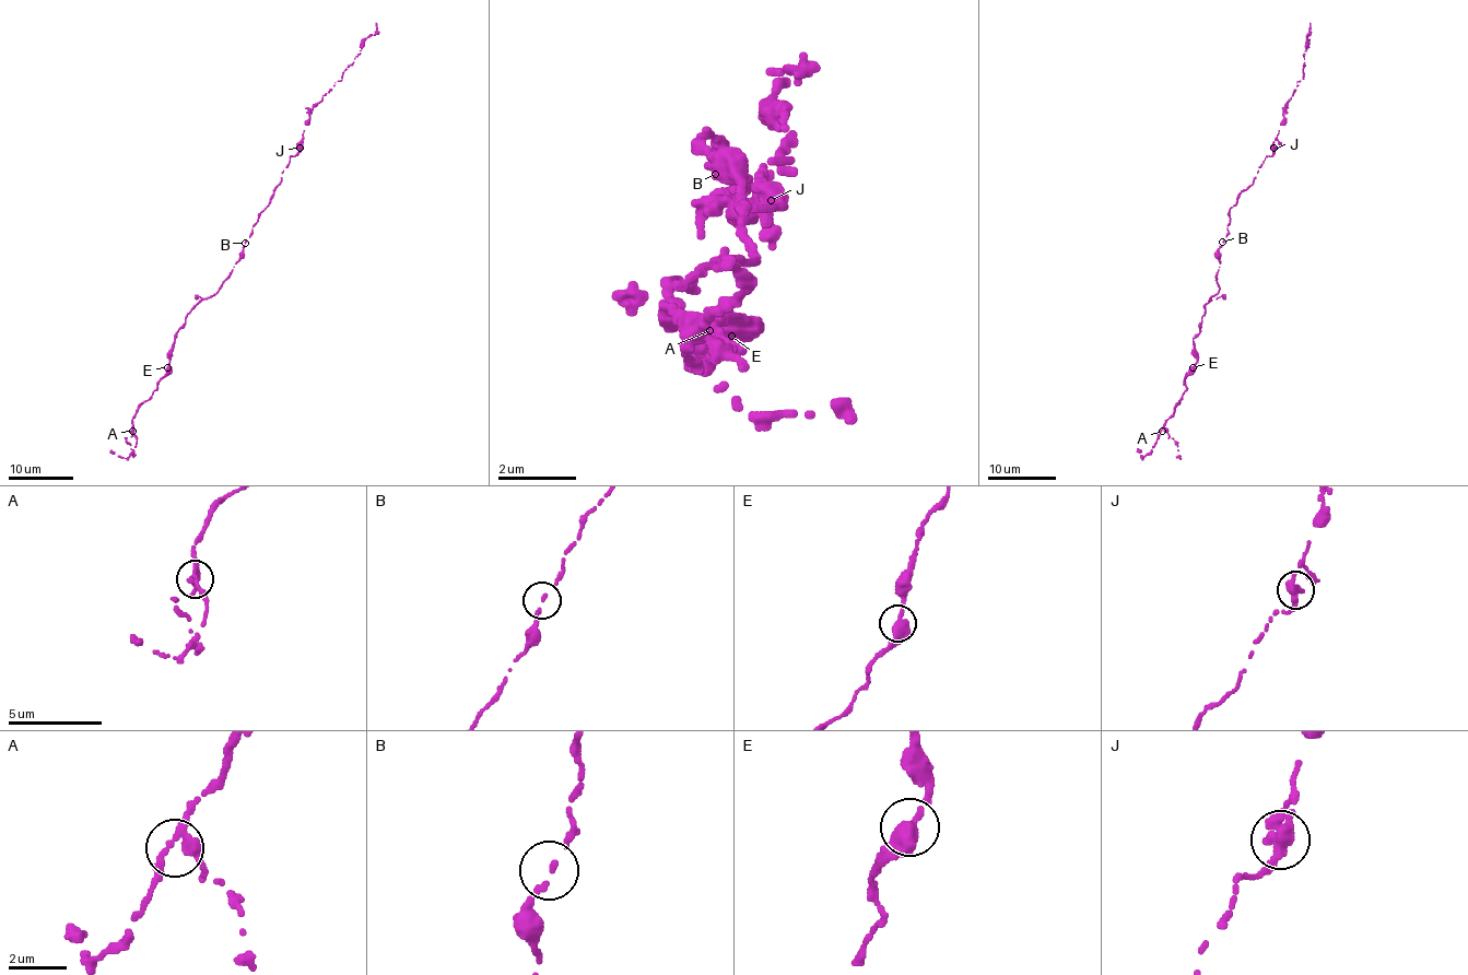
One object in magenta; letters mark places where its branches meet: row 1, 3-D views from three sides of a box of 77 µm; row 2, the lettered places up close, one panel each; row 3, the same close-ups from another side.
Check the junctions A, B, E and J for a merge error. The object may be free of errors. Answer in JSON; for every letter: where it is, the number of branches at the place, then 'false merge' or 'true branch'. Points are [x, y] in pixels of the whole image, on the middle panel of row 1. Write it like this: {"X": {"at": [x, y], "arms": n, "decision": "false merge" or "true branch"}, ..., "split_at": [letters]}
{"A": {"at": [709, 330], "arms": 3, "decision": "true branch"}, "B": {"at": [715, 174], "arms": 2, "decision": "true branch"}, "E": {"at": [731, 336], "arms": 2, "decision": "true branch"}, "J": {"at": [771, 200], "arms": 2, "decision": "true branch"}, "split_at": []}

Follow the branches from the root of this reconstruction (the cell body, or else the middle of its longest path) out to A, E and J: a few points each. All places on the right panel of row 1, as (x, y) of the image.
A: (1222, 242), (1216, 277), (1219, 289), (1209, 297), (1194, 339), (1196, 364), (1184, 379), (1186, 390), (1162, 431)
E: (1222, 242), (1216, 277), (1219, 289), (1209, 297), (1200, 330), (1194, 339), (1196, 364), (1193, 367)
J: (1222, 242), (1230, 222), (1229, 211), (1239, 194), (1253, 183), (1265, 157), (1271, 156), (1273, 148)

